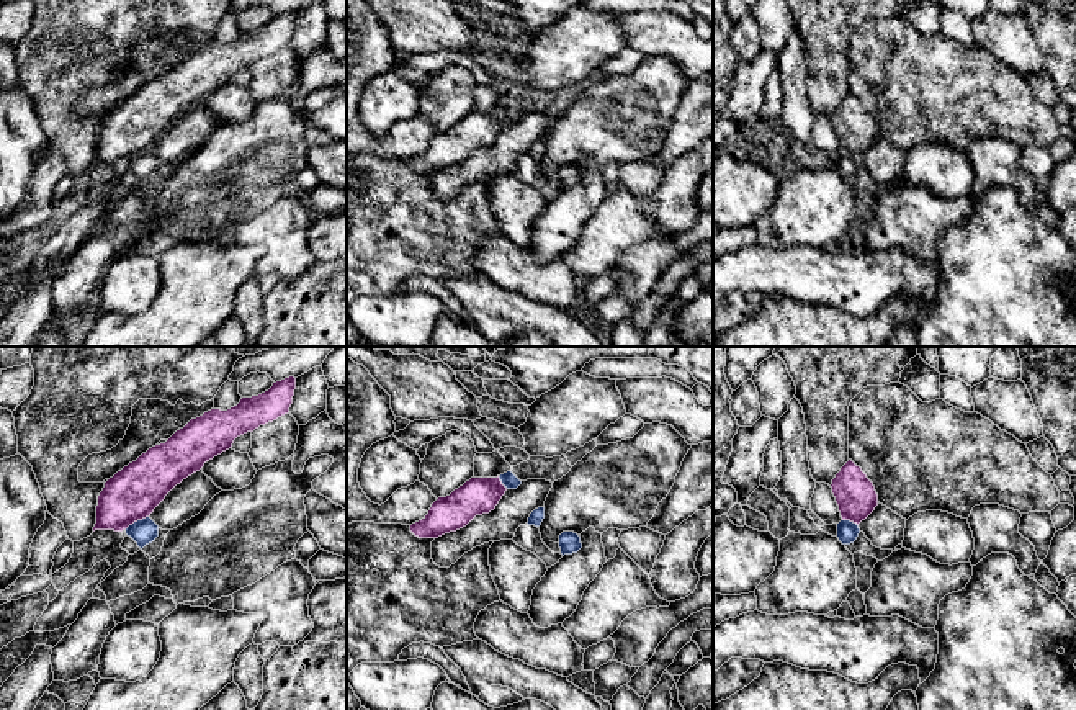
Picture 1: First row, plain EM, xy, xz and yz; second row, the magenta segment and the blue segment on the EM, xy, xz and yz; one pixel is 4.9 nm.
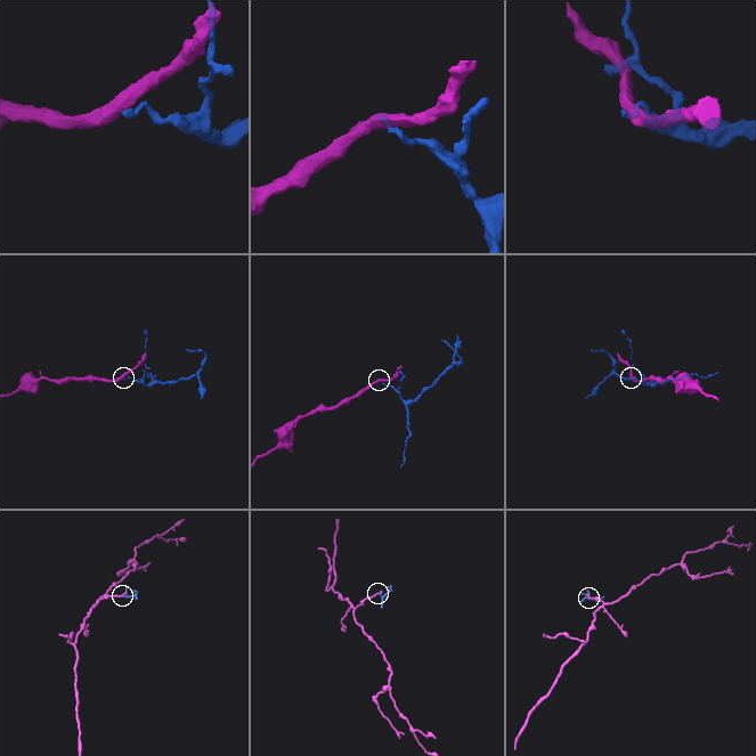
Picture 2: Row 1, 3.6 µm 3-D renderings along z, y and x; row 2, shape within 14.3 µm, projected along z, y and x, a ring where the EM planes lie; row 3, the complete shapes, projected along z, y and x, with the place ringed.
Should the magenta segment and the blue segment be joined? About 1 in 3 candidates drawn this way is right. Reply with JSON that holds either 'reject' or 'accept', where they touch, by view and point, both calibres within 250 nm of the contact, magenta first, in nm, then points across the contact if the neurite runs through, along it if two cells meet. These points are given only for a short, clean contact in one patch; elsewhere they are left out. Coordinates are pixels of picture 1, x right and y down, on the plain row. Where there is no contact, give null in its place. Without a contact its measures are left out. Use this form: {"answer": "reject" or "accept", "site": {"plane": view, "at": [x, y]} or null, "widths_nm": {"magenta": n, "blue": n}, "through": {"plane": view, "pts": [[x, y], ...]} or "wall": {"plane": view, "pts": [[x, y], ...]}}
{"answer": "reject", "site": {"plane": "xy", "at": [136, 154]}, "widths_nm": {"magenta": 260, "blue": 120}, "wall": {"plane": "xy", "pts": [[147, 149], [125, 162]]}}

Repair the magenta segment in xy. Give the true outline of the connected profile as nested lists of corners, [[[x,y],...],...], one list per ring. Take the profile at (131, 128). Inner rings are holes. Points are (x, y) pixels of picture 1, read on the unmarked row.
[[[289,10],[227,44],[211,43],[191,52],[165,77],[155,79],[105,116],[95,164],[123,165],[149,151],[165,129],[234,74],[289,46],[296,11]]]

